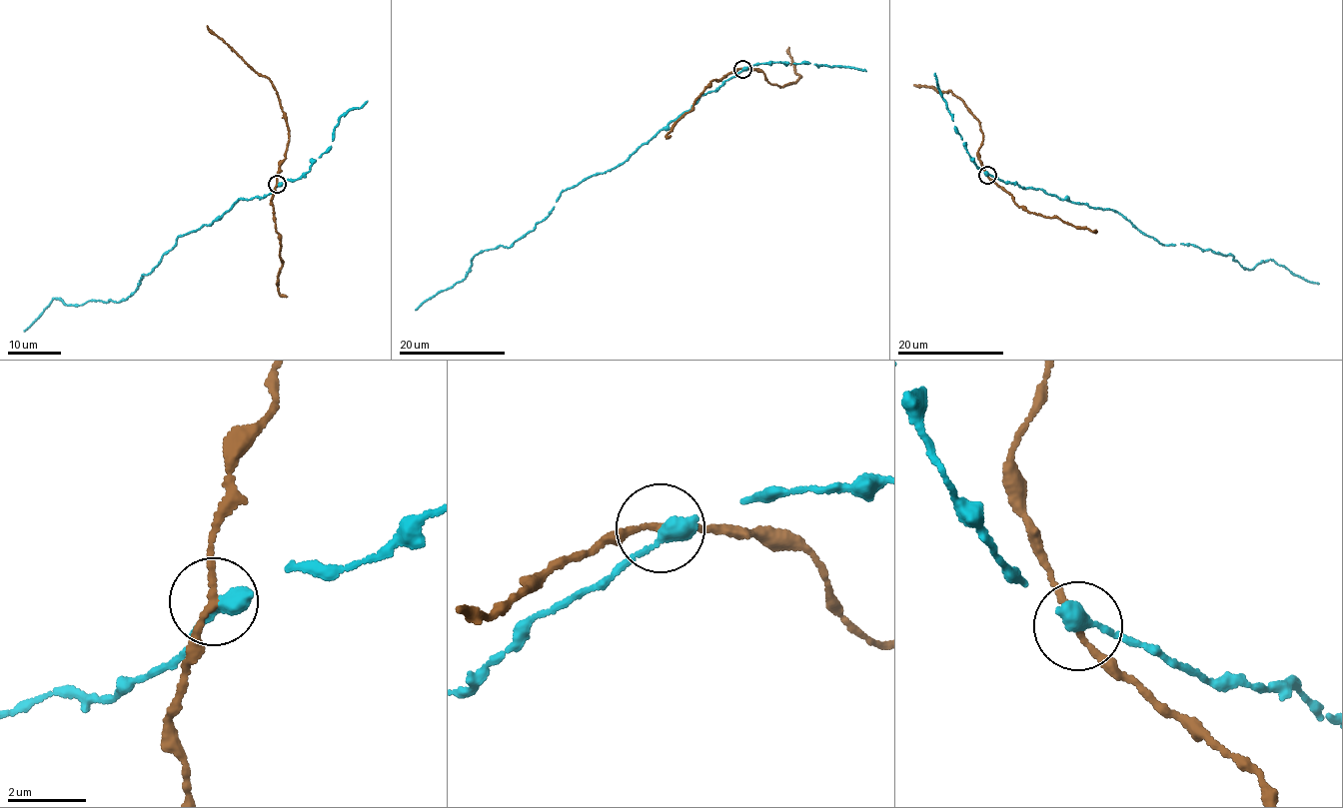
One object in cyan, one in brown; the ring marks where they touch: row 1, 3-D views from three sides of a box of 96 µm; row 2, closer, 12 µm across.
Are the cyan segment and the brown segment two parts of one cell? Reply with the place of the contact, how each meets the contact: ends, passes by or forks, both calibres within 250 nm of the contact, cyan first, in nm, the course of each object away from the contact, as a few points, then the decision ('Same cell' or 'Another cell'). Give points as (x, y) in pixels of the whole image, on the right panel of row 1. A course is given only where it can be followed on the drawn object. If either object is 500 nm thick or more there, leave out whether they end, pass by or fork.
Place: (987, 175). At the ring cyan ends. At the ring brown passes by. Thickness 480 nm (cyan) against 160 nm. Course of cyan: (988, 174), (1093, 209), (1112, 210), (1163, 245), (1191, 245), (1232, 256), (1245, 270), (1271, 261), (1319, 284). Course of brown: (986, 175), (977, 153), (982, 141), (980, 122), (963, 100), (951, 91), (938, 92), (931, 87), (914, 85). Another cell

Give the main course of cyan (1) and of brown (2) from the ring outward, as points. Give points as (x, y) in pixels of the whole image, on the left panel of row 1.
1: (277, 185), (263, 197), (239, 199), (212, 224), (177, 237), (127, 299), (75, 307), (53, 299), (24, 332)
2: (277, 184), (287, 153), (288, 134), (280, 100), (272, 81), (248, 65), (207, 26)

